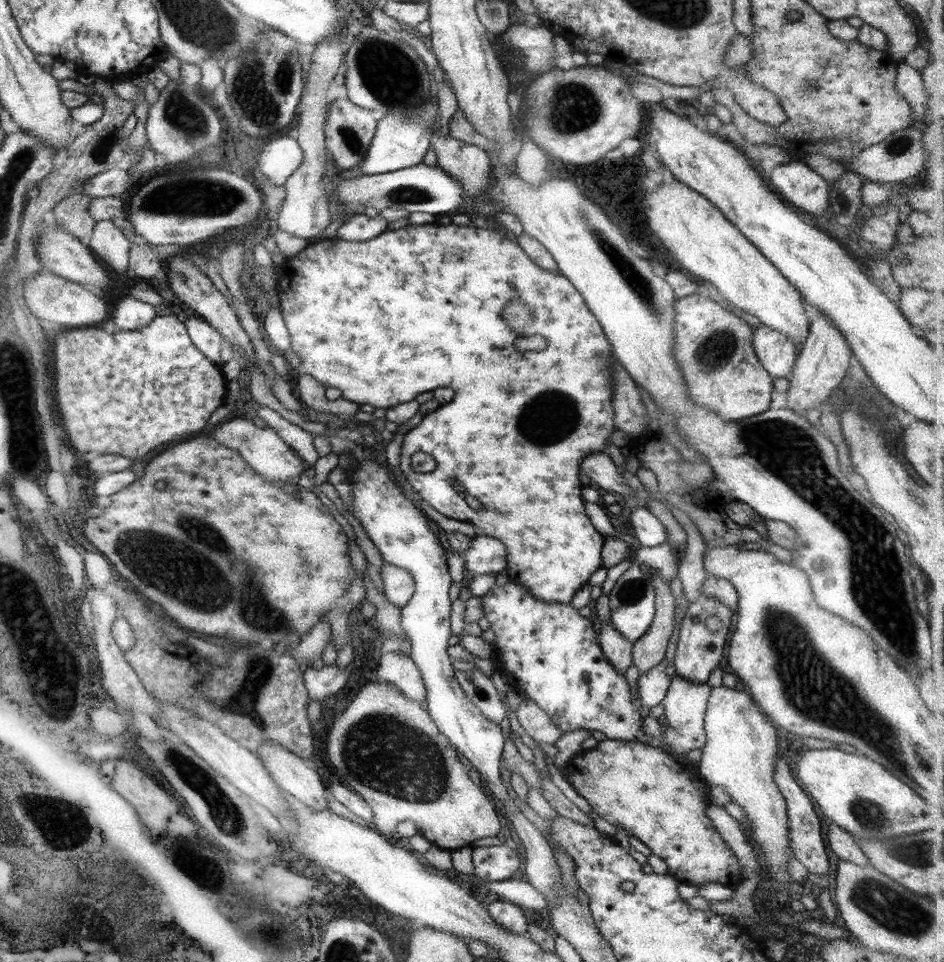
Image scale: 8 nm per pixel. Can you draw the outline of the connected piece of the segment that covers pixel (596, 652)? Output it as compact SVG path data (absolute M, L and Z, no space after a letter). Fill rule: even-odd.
M510 580L505 583L503 586L497 586L493 584L485 594L481 594L479 596L481 598L482 612L483 617L487 619L489 622L489 629L495 635L495 639L492 643L495 643L493 646L492 660L495 660L496 666L499 668L500 673L503 678L507 680L507 684L509 684L509 690L521 690L523 692L524 698L532 700L535 702L535 705L539 707L539 709L543 710L543 713L547 714L547 717L559 727L561 730L561 734L567 731L573 730L599 730L602 732L607 739L611 740L620 740L625 741L627 743L631 741L637 741L639 743L643 743L645 745L651 745L653 747L657 747L663 750L665 744L661 742L661 738L651 738L651 736L647 736L643 730L641 730L641 719L643 719L637 707L637 703L634 705L631 702L631 691L629 685L627 684L623 675L619 674L619 672L615 672L615 668L607 662L607 658L603 656L603 652L601 652L601 648L599 648L599 644L597 643L597 635L593 631L593 626L588 622L587 618L582 617L577 613L577 609L572 608L569 603L567 604L559 604L559 602L541 602L537 598L533 598L519 582L511 582Z

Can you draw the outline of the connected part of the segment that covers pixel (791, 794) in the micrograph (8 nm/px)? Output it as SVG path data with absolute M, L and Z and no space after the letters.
M785 762L774 763L773 782L778 786L779 792L783 795L785 801L785 814L787 817L787 845L793 857L795 857L811 874L821 876L827 873L829 864L827 863L827 854L825 854L825 844L821 838L821 826L819 820L813 811L813 805L809 797L804 794L801 788L789 773L789 767Z

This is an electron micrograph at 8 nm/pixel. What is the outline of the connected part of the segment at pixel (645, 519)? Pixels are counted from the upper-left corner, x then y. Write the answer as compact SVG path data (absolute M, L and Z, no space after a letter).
M646 506L633 510L629 519L634 537L642 547L657 546L666 542L664 527L648 512Z

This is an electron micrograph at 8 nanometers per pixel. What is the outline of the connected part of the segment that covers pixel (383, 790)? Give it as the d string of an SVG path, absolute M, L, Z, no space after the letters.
M389 682L385 683L367 683L356 694L356 697L349 702L345 711L337 716L331 724L331 729L327 733L327 743L325 744L325 756L329 760L329 764L335 768L335 772L339 774L338 781L351 788L353 792L357 792L359 796L370 806L372 812L372 822L375 830L379 832L383 838L395 836L395 826L403 820L411 820L416 826L416 832L423 836L425 840L428 840L433 847L437 847L445 850L455 850L464 846L473 847L473 841L479 838L485 838L485 836L496 836L499 832L499 818L493 810L493 802L490 800L488 793L484 788L479 788L473 784L467 777L466 770L457 757L457 752L449 744L449 741L437 730L435 723L431 720L431 717L427 714L427 711L423 710L419 703L415 700L409 700L405 698L395 686L391 686Z

